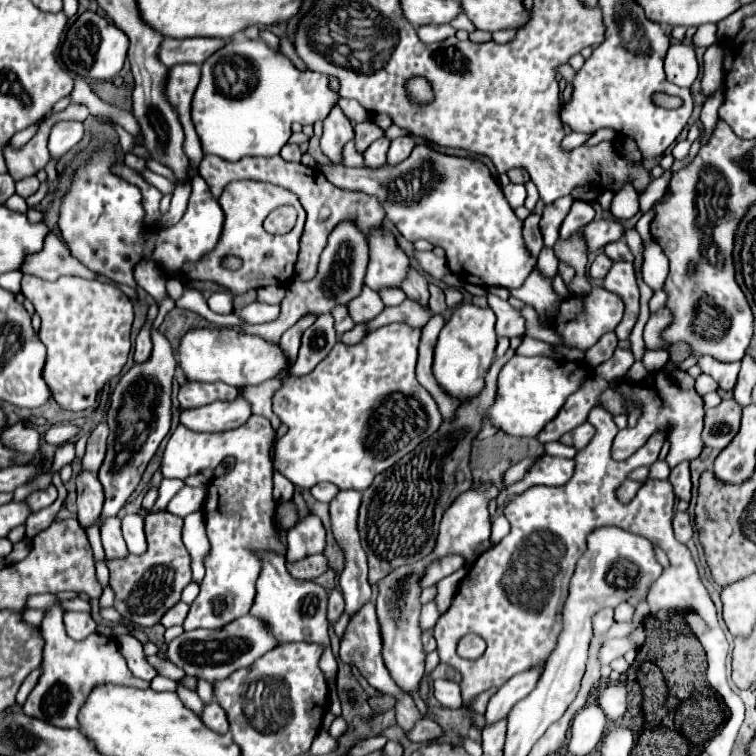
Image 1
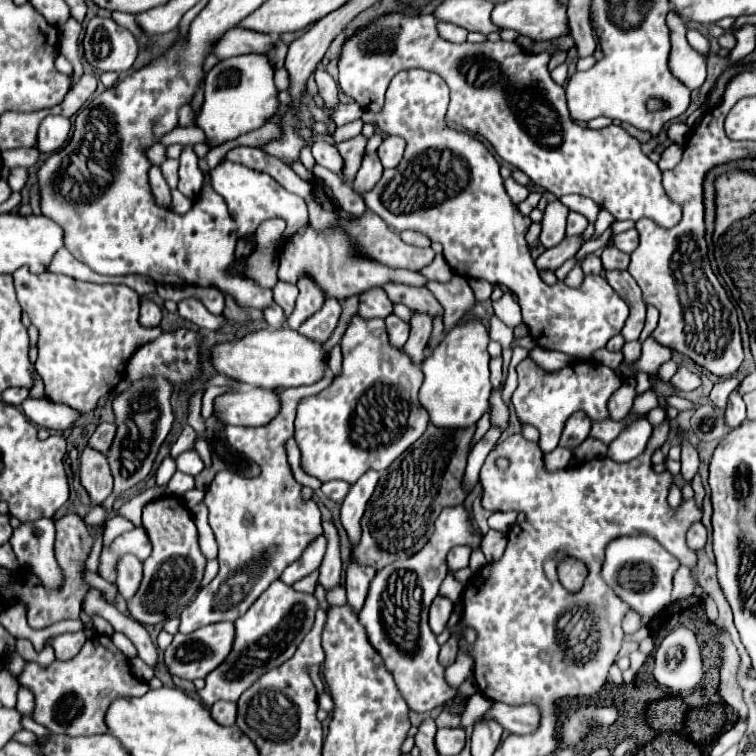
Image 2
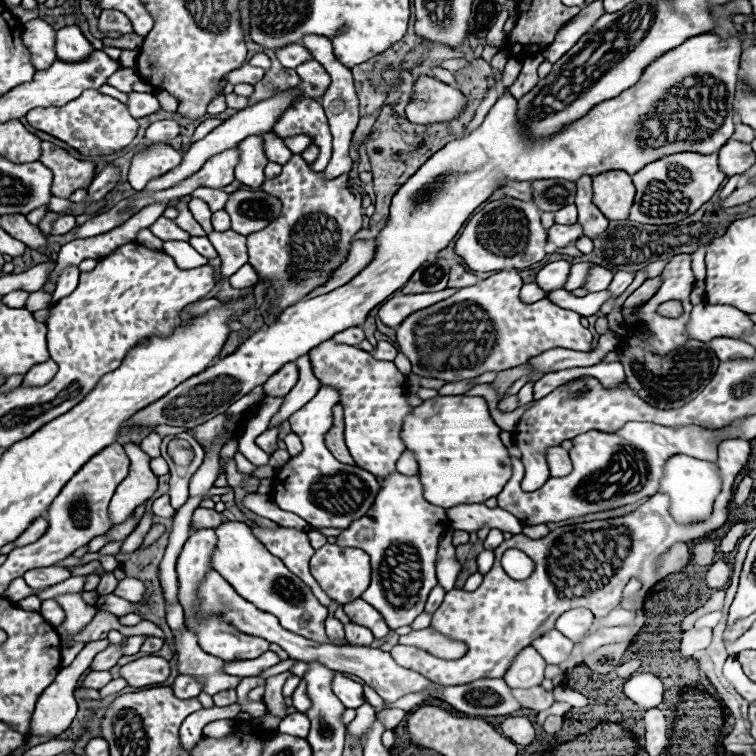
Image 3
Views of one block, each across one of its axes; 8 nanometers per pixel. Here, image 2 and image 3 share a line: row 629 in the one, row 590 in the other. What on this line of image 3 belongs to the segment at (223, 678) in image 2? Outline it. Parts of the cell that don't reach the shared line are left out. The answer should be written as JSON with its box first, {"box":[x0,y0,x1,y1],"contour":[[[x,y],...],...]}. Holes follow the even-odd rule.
{"box":[212,522,334,644],"contour":[[[224,522],[216,528],[218,544],[214,550],[212,566],[216,572],[222,574],[226,582],[232,584],[232,588],[248,602],[252,602],[258,610],[274,614],[282,628],[300,634],[308,640],[314,640],[316,644],[334,644],[324,630],[324,618],[326,608],[316,600],[316,596],[310,592],[310,588],[290,570],[282,564],[280,558],[274,558],[262,542],[252,534],[252,530],[242,522]]]}

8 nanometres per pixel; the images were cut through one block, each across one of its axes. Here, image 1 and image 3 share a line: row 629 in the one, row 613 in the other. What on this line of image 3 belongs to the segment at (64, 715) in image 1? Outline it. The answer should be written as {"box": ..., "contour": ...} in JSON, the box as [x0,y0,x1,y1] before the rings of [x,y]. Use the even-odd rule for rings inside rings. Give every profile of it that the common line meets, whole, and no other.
{"box":[40,598,64,626],"contour":[[[54,598],[50,600],[42,600],[42,610],[40,614],[44,616],[44,620],[52,626],[58,626],[64,622],[64,610],[59,606]]]}

